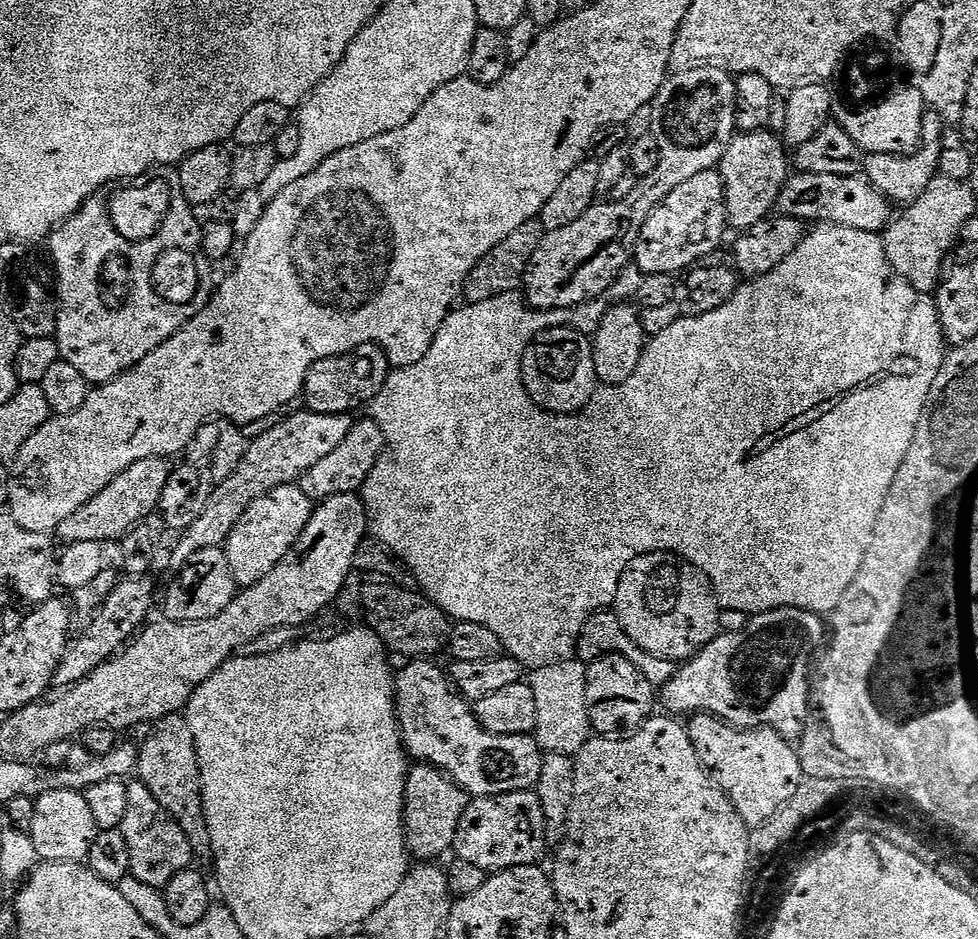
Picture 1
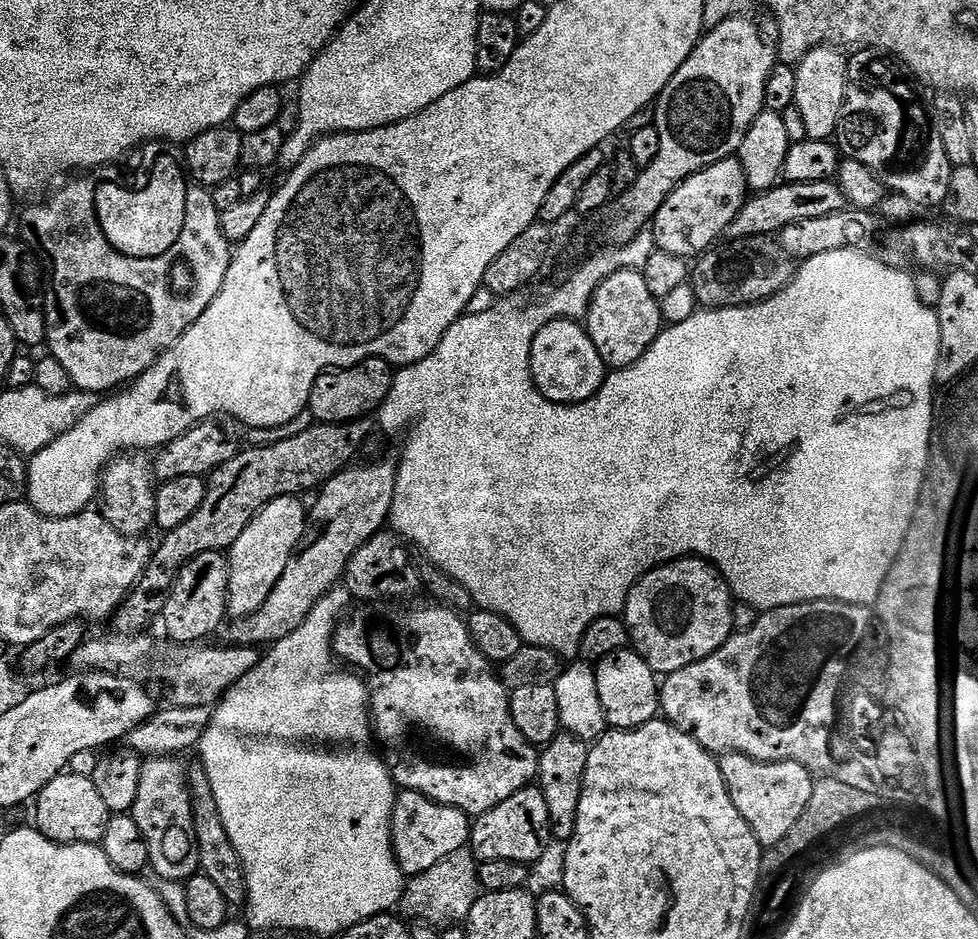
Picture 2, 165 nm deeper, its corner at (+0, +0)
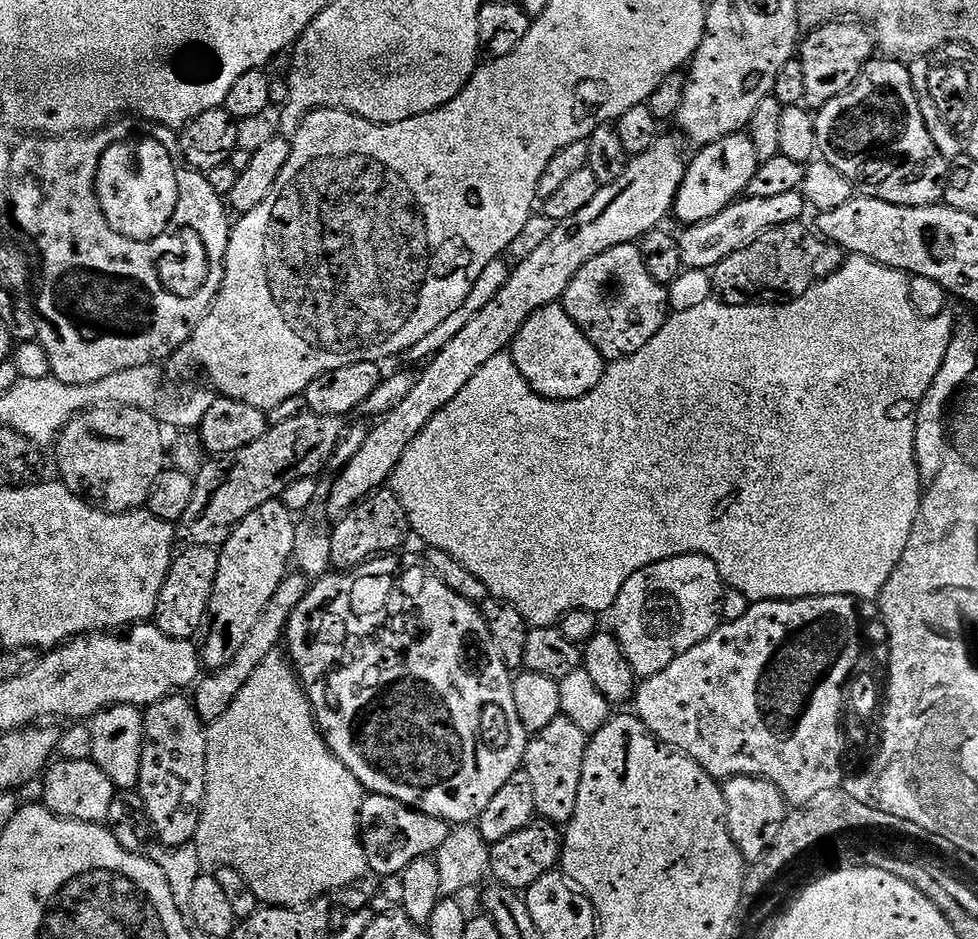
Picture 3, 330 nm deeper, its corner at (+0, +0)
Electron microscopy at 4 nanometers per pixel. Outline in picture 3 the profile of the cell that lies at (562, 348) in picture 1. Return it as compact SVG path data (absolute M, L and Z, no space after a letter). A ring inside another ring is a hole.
M559 303L538 310L524 323L510 345L510 355L530 387L547 400L577 400L588 396L595 392L606 371L600 351Z

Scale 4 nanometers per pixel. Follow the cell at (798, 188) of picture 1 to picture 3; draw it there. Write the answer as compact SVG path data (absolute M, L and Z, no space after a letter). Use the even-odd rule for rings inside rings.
M803 191L790 194L777 194L774 198L754 198L745 195L734 201L722 214L714 214L706 222L689 224L679 233L678 247L681 250L684 268L688 270L709 271L715 268L722 258L750 246L750 242L758 239L763 232L774 226L794 224L801 219L806 209L806 199Z

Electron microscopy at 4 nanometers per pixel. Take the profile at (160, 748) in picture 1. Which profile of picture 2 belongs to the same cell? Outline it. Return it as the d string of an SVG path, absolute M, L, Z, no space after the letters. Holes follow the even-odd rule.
M200 762L189 765L188 786L192 796L192 813L195 820L195 834L198 838L201 873L210 878L212 882L217 883L218 890L227 898L229 905L243 905L247 901L248 895L245 873L235 846L233 846L222 823L208 774Z

